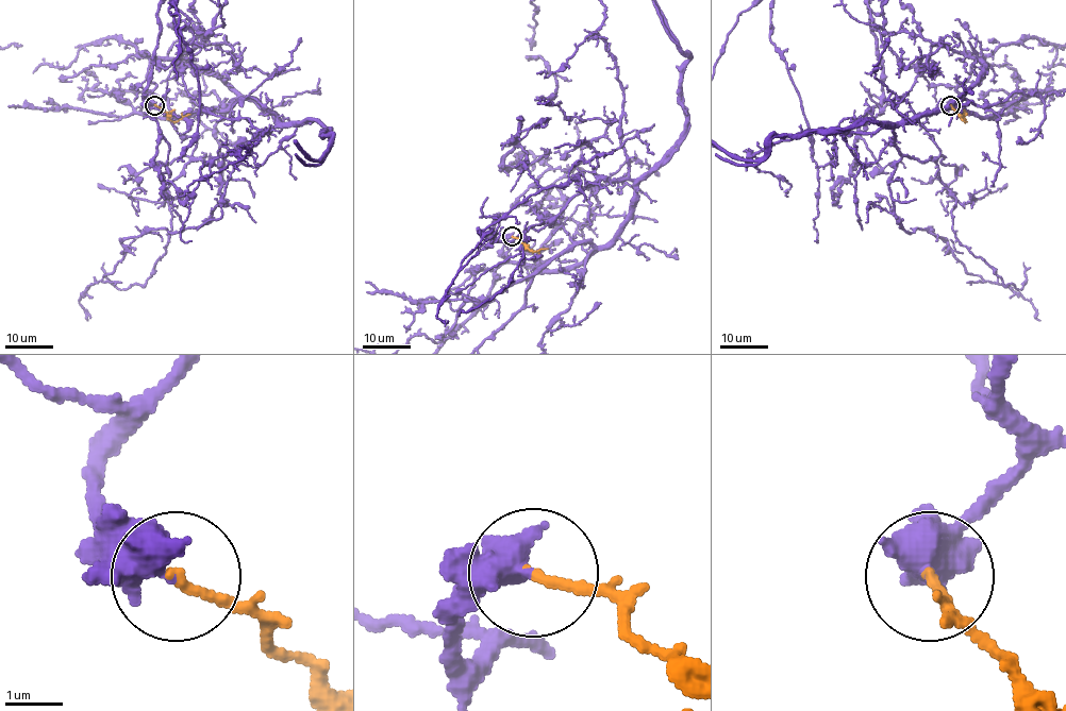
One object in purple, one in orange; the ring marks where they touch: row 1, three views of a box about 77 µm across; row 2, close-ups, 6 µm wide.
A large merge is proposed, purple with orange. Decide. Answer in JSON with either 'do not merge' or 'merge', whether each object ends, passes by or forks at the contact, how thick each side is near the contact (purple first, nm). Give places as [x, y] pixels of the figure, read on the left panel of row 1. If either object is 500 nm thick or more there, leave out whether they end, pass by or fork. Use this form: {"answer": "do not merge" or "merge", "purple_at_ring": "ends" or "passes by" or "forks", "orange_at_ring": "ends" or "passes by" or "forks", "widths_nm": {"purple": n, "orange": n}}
{"answer": "merge", "widths_nm": {"purple": 500, "orange": 180}}

